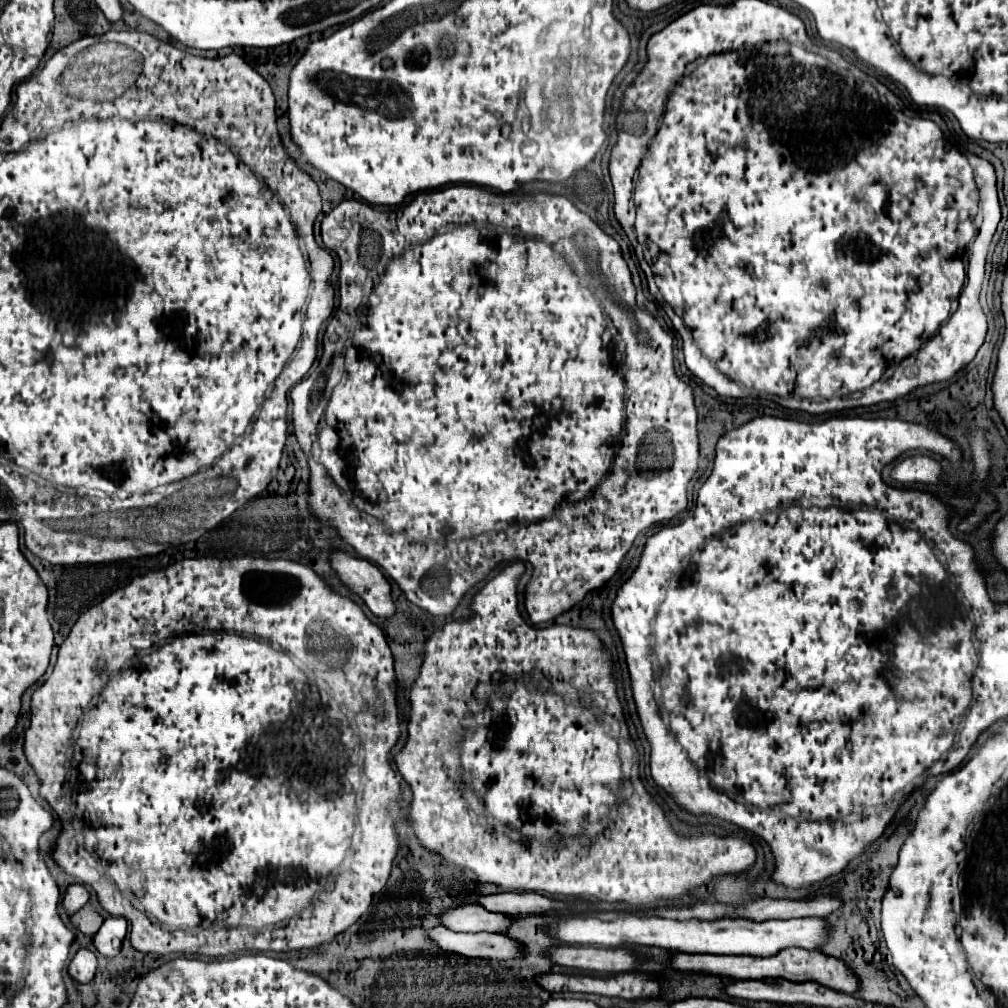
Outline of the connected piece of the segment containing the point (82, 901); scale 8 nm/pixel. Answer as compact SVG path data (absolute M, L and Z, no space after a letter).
M70 885L70 887L66 889L66 895L64 895L62 905L64 905L64 909L72 915L72 913L76 913L80 907L84 907L84 905L88 903L88 899L90 899L90 893L86 891L84 885Z

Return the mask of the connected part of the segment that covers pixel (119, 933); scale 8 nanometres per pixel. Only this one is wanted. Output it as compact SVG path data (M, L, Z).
M108 917L104 919L100 931L94 935L94 947L104 957L114 957L120 953L122 939L126 937L126 919L124 917Z

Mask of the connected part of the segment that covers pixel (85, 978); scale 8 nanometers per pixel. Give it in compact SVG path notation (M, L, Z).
M80 949L80 951L74 955L68 971L70 971L70 975L72 975L78 983L90 983L90 981L94 979L96 967L98 967L96 955L94 955L90 949Z

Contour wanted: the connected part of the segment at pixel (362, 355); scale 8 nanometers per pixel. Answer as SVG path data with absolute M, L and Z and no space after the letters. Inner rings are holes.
M452 185L452 187L446 187L444 191L428 191L428 193L420 193L420 195L414 197L412 203L408 203L408 205L404 205L404 207L398 207L396 211L392 211L392 209L374 209L374 207L370 207L368 203L360 203L360 201L350 199L350 201L342 201L340 205L336 205L336 207L322 219L322 241L324 241L324 245L326 245L332 253L336 253L338 259L340 259L340 307L338 307L338 311L334 313L334 317L330 319L330 323L328 323L328 327L326 327L324 341L322 341L324 351L322 351L322 357L320 357L320 361L318 361L318 369L314 369L306 379L302 379L300 385L296 385L296 387L292 389L292 393L290 393L290 399L292 399L292 405L294 405L294 409L292 409L292 419L294 419L296 437L298 437L298 443L300 443L300 447L302 447L304 453L310 453L312 443L314 443L316 439L320 439L320 447L322 447L320 463L328 469L330 477L336 481L336 485L340 487L340 491L342 491L342 493L354 493L354 495L358 493L358 495L368 503L368 505L366 505L368 513L372 513L374 517L382 519L390 529L394 529L394 531L402 531L402 533L410 535L414 541L410 541L408 537L402 537L400 533L394 533L394 531L386 529L386 525L382 525L382 523L370 523L366 517L360 515L360 511L354 507L354 503L350 503L348 497L344 497L344 495L336 489L336 485L332 485L332 483L328 483L328 481L310 481L310 497L308 497L308 501L310 501L312 511L318 515L318 519L320 519L322 523L328 523L330 527L338 529L340 537L342 537L348 545L352 545L360 557L364 557L364 559L368 559L368 561L372 561L372 563L378 563L378 565L380 565L380 567L382 567L382 569L384 569L384 571L398 583L398 587L404 591L404 595L408 597L408 601L412 601L414 605L418 605L418 607L422 607L422 609L426 609L426 611L430 611L432 615L450 615L450 613L456 609L456 605L458 605L458 601L462 599L462 595L464 595L470 587L474 587L478 581L482 581L482 579L488 575L488 571L492 571L492 569L494 569L498 563L502 563L502 561L516 561L516 559L518 559L518 561L530 563L532 569L534 569L532 581L530 581L528 587L526 587L526 601L524 601L526 611L528 611L528 615L530 615L530 621L536 623L536 625L538 625L538 623L548 623L548 621L556 619L560 613L566 613L566 611L568 611L572 605L576 605L578 601L582 601L584 595L586 595L588 591L598 589L598 587L602 587L608 579L612 579L612 577L618 573L618 569L620 569L624 557L626 557L628 551L632 549L632 543L634 543L634 539L638 537L640 531L644 531L644 529L648 529L648 527L652 527L652 525L656 525L656 523L670 521L674 515L678 515L680 511L686 509L686 503L688 503L686 489L688 489L688 483L690 483L690 479L694 477L694 473L696 473L696 469L698 469L698 427L696 427L696 425L698 425L698 411L696 411L696 405L694 405L694 391L692 391L692 387L690 387L688 383L684 383L684 381L676 375L676 371L674 371L672 337L662 329L662 325L660 325L652 315L640 311L636 305L636 299L634 299L636 291L634 291L634 285L632 285L632 274L630 269L628 269L628 265L626 265L626 261L624 261L622 251L620 251L620 245L618 245L610 235L606 235L606 233L604 233L604 231L602 231L602 229L600 229L600 227L598 227L586 213L578 211L578 209L572 205L570 199L566 199L566 197L562 197L562 195L546 195L546 193L538 193L538 195L494 193L494 191L480 189L480 187L472 187L472 185ZM480 221L490 221L492 225L502 225L502 227L518 229L520 235L526 237L526 239L522 241L520 237L514 237L514 235L484 233L484 231L480 231L480 229L476 229L476 227L472 227L472 225L470 225L470 227L458 227L458 229L452 229L452 231L444 231L444 233L438 235L438 231L440 231L440 229L446 229L448 225L466 225L466 223L480 223ZM532 239L540 239L540 241L544 241L544 243L548 243L548 245L556 245L556 243L560 241L560 245L562 245L562 249L564 249L564 255L568 257L570 263L574 263L574 261L572 261L572 259L574 259L574 253L576 253L576 259L584 259L583 261L586 261L586 275L588 275L588 277L586 277L586 285L588 285L588 287L602 299L602 303L604 303L606 309L612 309L612 307L618 309L618 311L614 311L614 313L620 313L620 317L610 317L610 319L612 319L614 327L618 329L618 333L620 333L620 337L622 337L622 341L624 341L624 345L626 345L626 353L624 353L624 355L626 355L626 357L624 357L624 365L626 365L624 381L626 381L626 383L622 383L622 371L620 371L620 367L618 367L614 355L608 353L608 343L606 343L606 339L604 339L606 319L604 319L604 313L602 313L602 309L600 309L598 299L592 295L592 291L588 291L588 289L580 283L580 277L574 275L574 271L568 267L568 263L564 261L562 255L556 255L552 249L532 249L532 245L538 245L538 243L532 243ZM354 319L356 319L356 325L354 325L354 329L352 329L352 343L350 343L350 347L348 347L348 357L346 357L346 353L344 353L344 351L346 351L346 341L350 341L350 327L352 327ZM568 319L574 319L574 321L576 321L576 327L572 327ZM624 401L626 401L626 435L624 435L624 439L622 439L622 447L620 447L620 451L618 451L618 455L616 455L616 459L614 459L614 445L616 445L618 435L622 433L622 427L624 427ZM324 411L326 411L326 427L320 429L320 433L318 433L318 423L320 423ZM440 533L448 533L446 539L462 539L462 541L438 543ZM556 579L564 579L564 583L566 583L564 589L558 591L558 593L554 593L554 591L550 589L550 585L552 585Z

